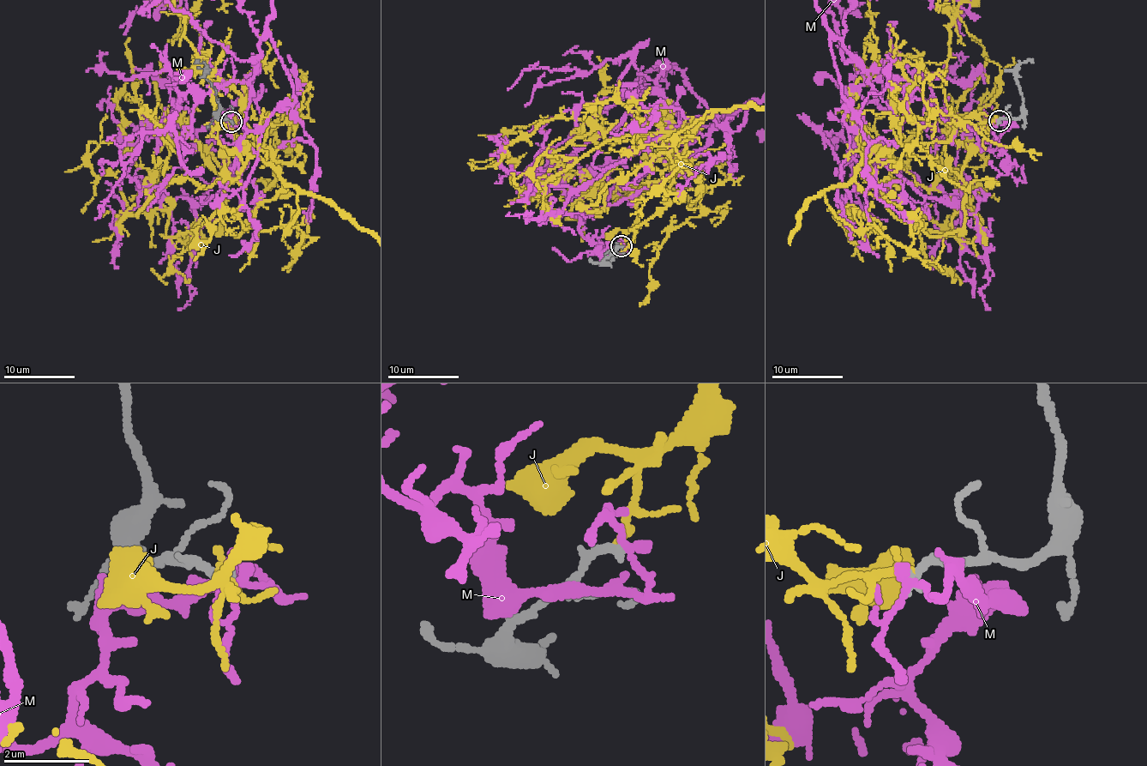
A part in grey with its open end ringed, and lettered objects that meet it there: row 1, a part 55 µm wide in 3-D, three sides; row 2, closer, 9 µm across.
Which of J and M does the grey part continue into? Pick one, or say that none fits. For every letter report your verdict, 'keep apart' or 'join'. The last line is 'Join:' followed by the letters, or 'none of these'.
J: join
M: keep apart
Join: J

